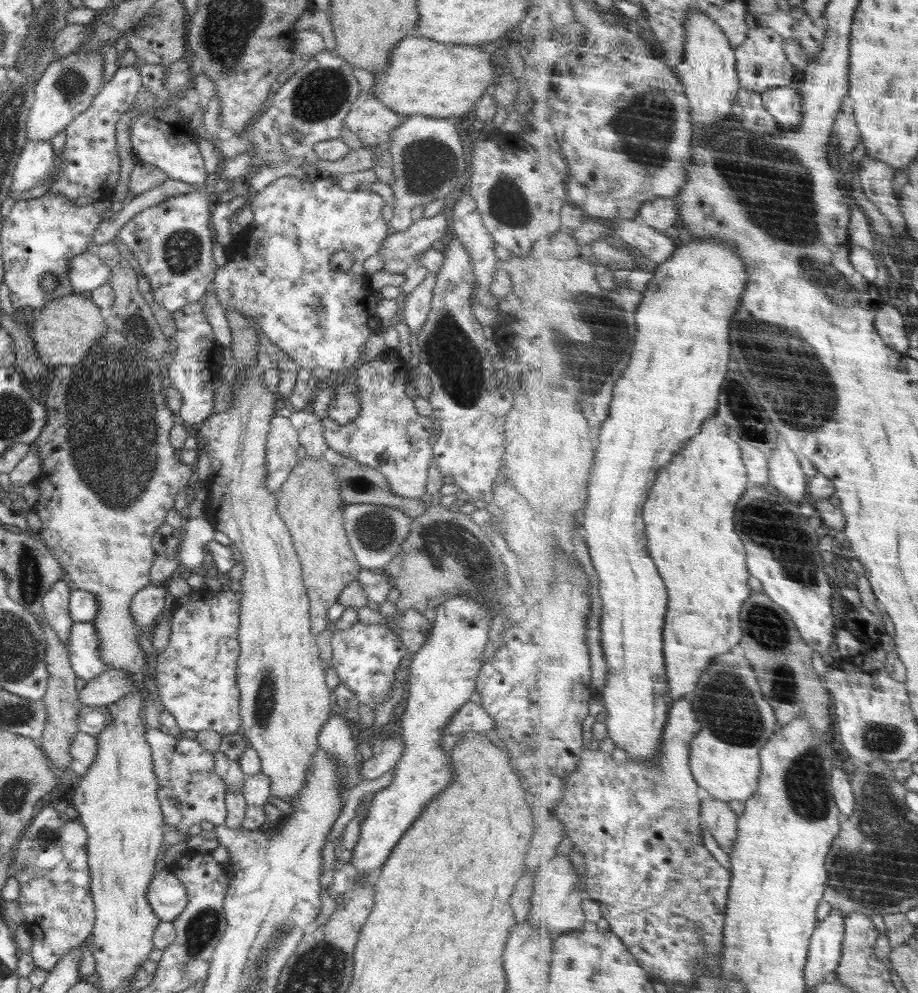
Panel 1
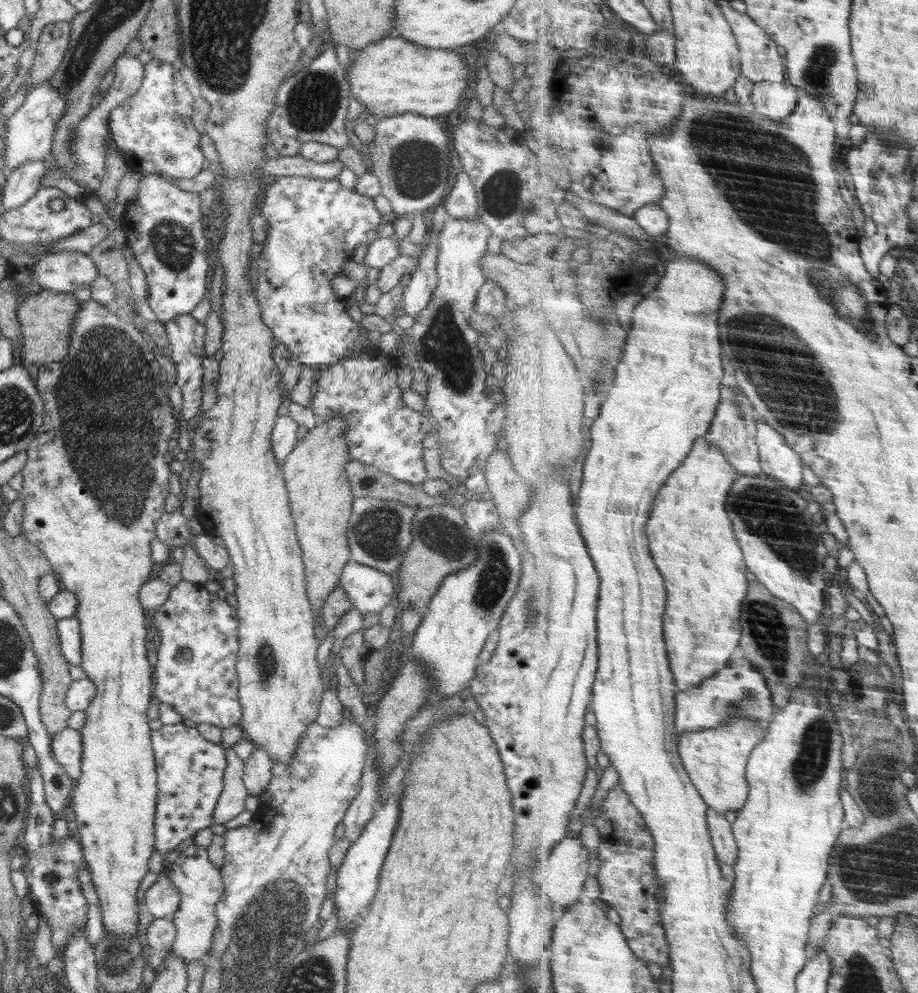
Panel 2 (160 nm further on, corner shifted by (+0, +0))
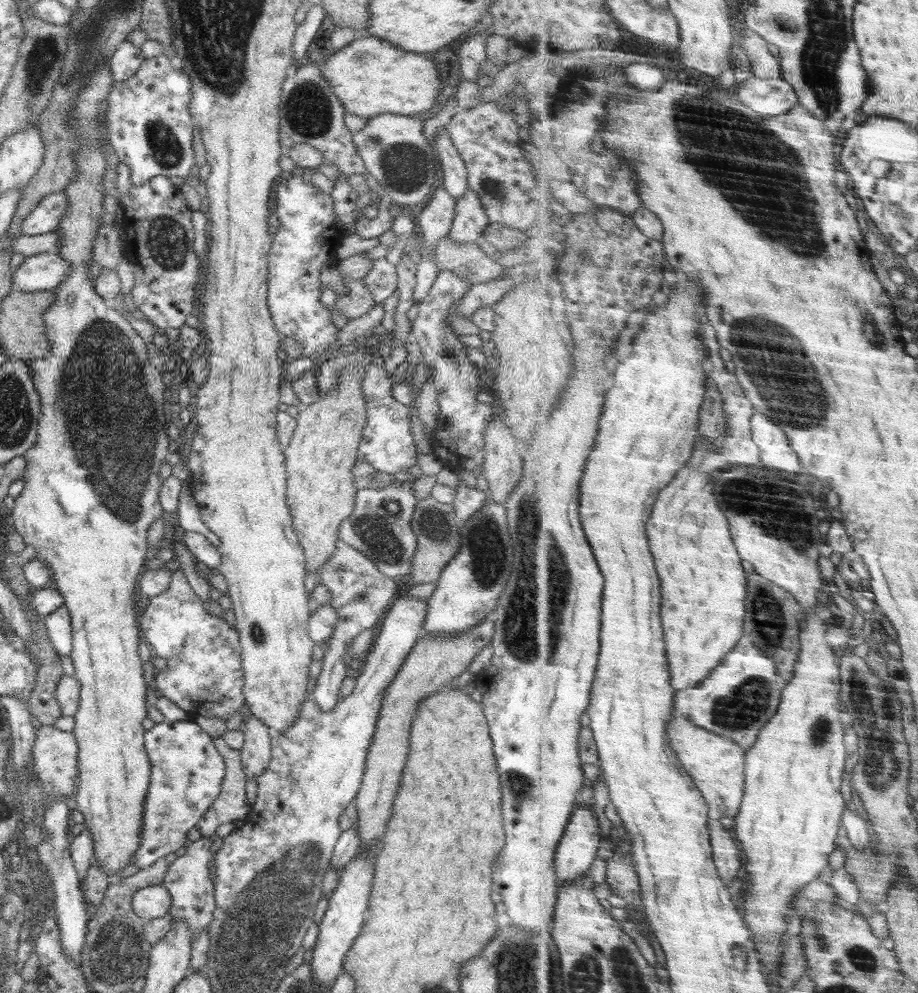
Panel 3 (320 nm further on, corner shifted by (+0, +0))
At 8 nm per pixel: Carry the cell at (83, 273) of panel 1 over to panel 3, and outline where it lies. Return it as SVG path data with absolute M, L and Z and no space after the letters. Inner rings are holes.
M57 251L40 253L31 257L26 257L24 261L16 268L12 274L13 283L16 289L20 291L41 291L55 288L71 273L69 272L69 262L57 255Z

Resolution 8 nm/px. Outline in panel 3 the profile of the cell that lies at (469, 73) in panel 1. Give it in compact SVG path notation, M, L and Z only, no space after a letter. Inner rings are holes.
M360 35L345 47L331 54L322 66L322 77L330 83L334 95L344 106L346 113L366 120L384 114L415 117L438 105L442 81L431 55L406 52L385 40L374 36Z

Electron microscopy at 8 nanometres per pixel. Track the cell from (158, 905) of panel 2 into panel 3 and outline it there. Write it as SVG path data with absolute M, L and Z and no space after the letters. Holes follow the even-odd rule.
M164 885L147 886L132 897L133 911L144 920L168 917L172 899Z

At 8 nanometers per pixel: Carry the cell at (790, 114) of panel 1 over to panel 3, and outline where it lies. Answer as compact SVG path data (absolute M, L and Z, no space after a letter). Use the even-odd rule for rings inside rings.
M755 76L736 88L736 98L762 116L788 114L801 104L794 86L783 77L764 79Z

